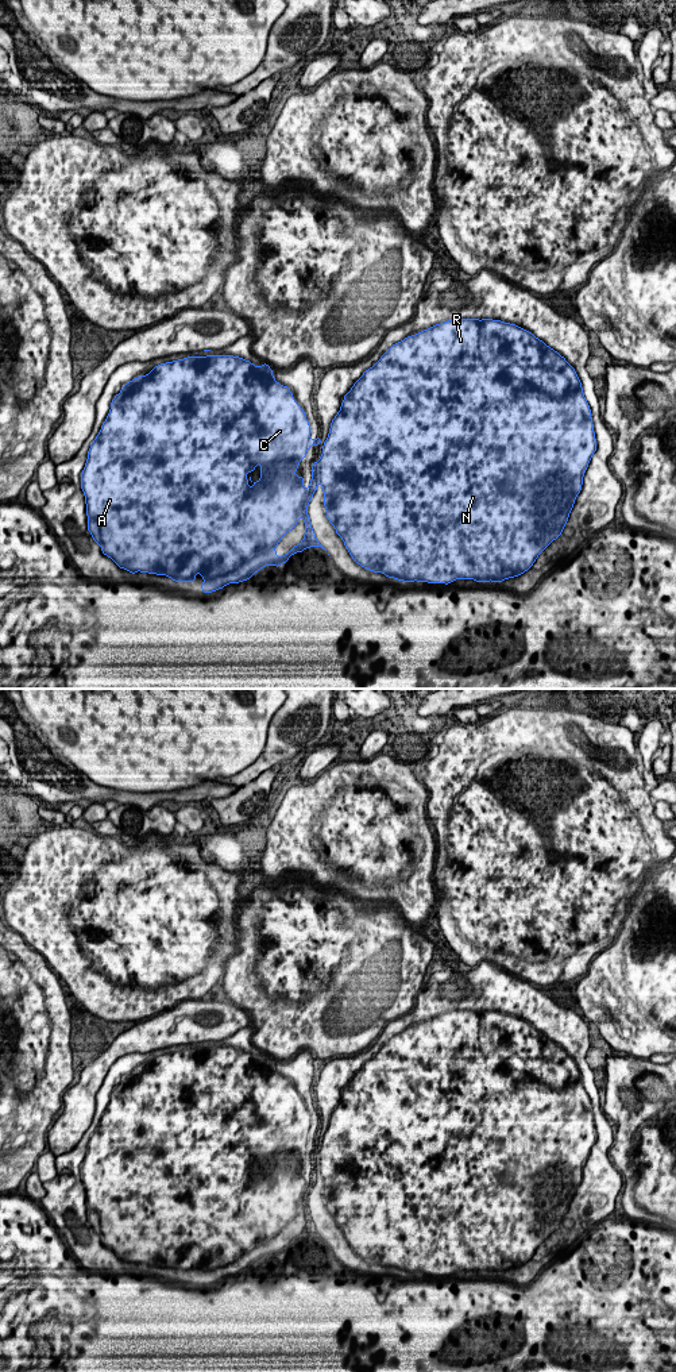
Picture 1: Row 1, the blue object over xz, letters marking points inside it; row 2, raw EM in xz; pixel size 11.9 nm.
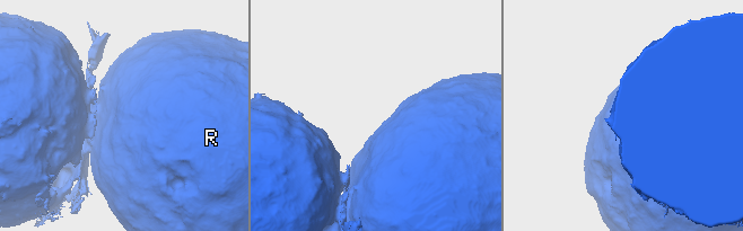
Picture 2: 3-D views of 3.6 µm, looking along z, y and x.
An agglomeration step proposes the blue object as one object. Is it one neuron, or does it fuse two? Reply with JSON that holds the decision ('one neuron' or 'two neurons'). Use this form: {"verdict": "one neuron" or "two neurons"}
{"verdict": "two neurons"}

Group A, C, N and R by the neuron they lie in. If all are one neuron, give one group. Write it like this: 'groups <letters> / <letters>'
groups A C / N R

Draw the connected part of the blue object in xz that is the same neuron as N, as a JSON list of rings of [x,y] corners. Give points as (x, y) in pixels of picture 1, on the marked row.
[[[452,319],[393,344],[344,396],[320,459],[327,516],[335,517],[336,533],[352,559],[370,571],[385,573],[387,578],[445,585],[459,578],[502,582],[528,571],[537,556],[561,535],[595,451],[591,409],[575,369],[564,357],[515,324],[492,319]]]

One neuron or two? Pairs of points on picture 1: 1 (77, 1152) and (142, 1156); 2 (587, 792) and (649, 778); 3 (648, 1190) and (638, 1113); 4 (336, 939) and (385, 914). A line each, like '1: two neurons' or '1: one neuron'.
1: one neuron
2: two neurons
3: one neuron
4: one neuron

